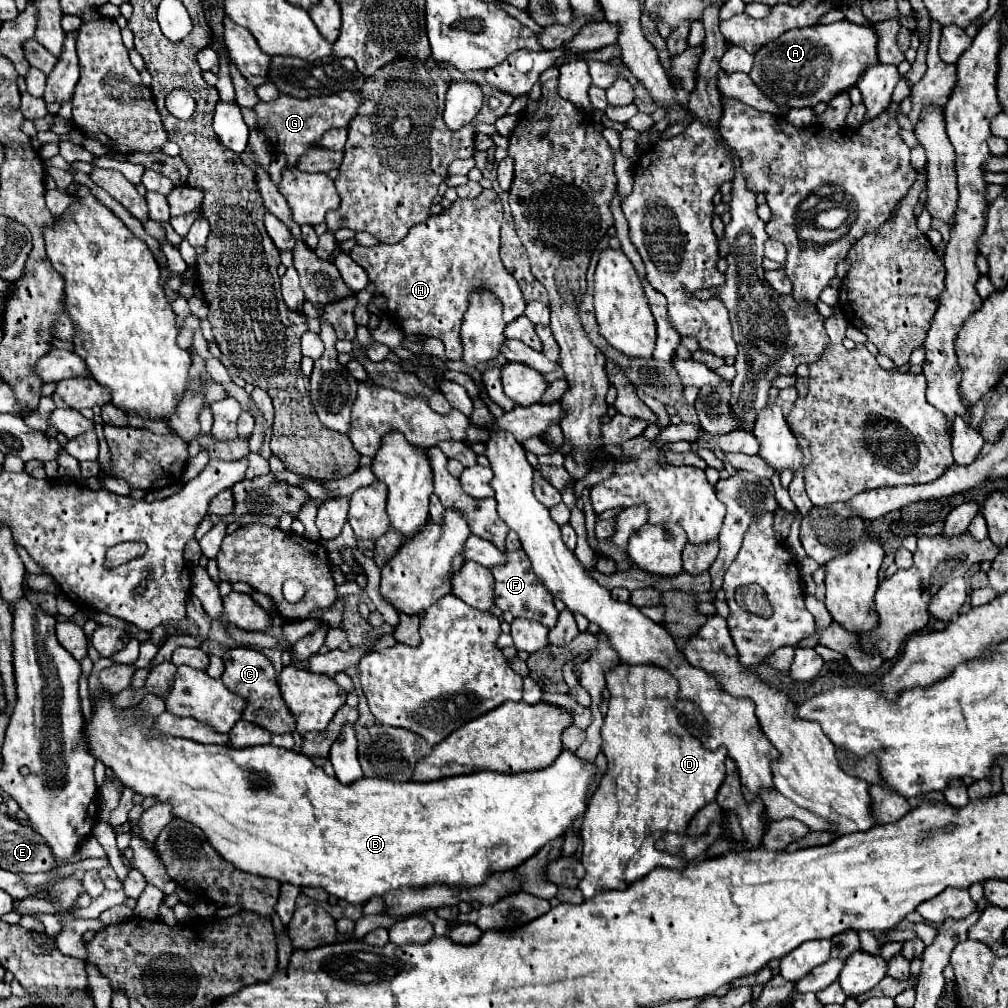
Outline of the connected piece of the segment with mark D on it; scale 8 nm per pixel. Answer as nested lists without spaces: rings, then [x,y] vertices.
[[[619,663],[617,667],[613,667],[611,673],[607,673],[607,689],[611,693],[609,697],[609,709],[607,709],[607,715],[605,715],[605,723],[603,723],[603,731],[601,731],[601,737],[603,737],[603,755],[607,757],[607,771],[605,771],[605,777],[601,779],[597,791],[593,793],[589,805],[587,805],[587,813],[583,817],[583,827],[581,827],[581,839],[583,839],[583,865],[587,869],[587,875],[579,881],[579,889],[583,891],[583,897],[585,899],[591,899],[595,893],[599,891],[611,891],[611,889],[627,889],[633,881],[645,877],[651,869],[655,867],[669,867],[669,869],[683,869],[687,865],[687,861],[683,857],[677,857],[677,855],[671,855],[671,853],[665,853],[661,849],[657,849],[657,841],[661,839],[663,833],[667,831],[675,831],[675,833],[685,833],[687,829],[687,823],[689,819],[703,807],[707,805],[709,801],[715,799],[717,795],[717,789],[721,787],[723,779],[725,779],[725,757],[727,757],[727,751],[725,747],[719,747],[715,751],[709,751],[703,747],[701,739],[695,737],[679,719],[685,717],[687,723],[699,723],[699,725],[705,725],[705,719],[703,719],[703,713],[699,711],[699,707],[693,703],[693,701],[685,701],[685,699],[679,699],[679,681],[675,681],[675,677],[667,671],[663,671],[661,667],[647,667],[647,665],[625,665],[625,663]]]

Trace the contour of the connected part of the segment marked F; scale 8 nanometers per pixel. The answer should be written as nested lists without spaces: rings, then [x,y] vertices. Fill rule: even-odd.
[[[507,551],[507,563],[501,567],[491,567],[495,585],[493,585],[493,599],[501,611],[511,611],[513,617],[533,619],[543,623],[545,627],[553,629],[559,617],[559,611],[553,605],[553,595],[539,583],[539,577],[531,571],[531,561],[523,551]]]

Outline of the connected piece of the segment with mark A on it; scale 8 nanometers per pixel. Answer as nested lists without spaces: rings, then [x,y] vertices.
[[[845,19],[783,33],[777,41],[763,45],[755,53],[755,65],[749,75],[777,105],[815,107],[817,103],[827,103],[835,95],[851,89],[859,81],[859,75],[877,61],[873,25],[855,25]]]

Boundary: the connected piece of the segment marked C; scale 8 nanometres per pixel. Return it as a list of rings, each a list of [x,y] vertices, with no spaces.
[[[235,647],[223,653],[223,665],[225,671],[221,675],[223,683],[227,685],[227,689],[239,697],[245,699],[245,709],[241,719],[261,725],[271,733],[293,733],[295,731],[295,717],[291,715],[289,707],[283,703],[281,691],[277,687],[277,675],[275,669],[271,665],[271,661],[255,649],[249,647]]]

